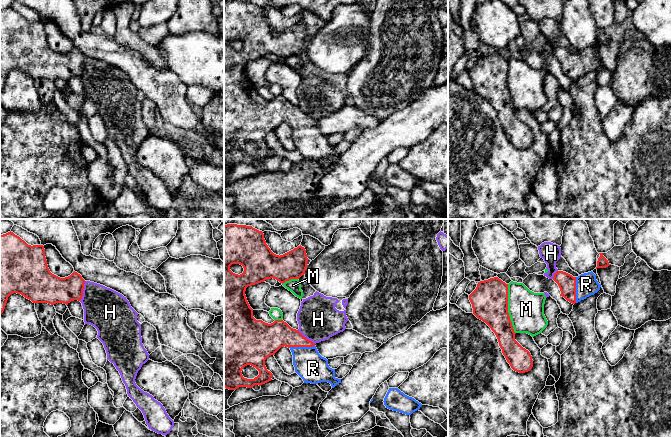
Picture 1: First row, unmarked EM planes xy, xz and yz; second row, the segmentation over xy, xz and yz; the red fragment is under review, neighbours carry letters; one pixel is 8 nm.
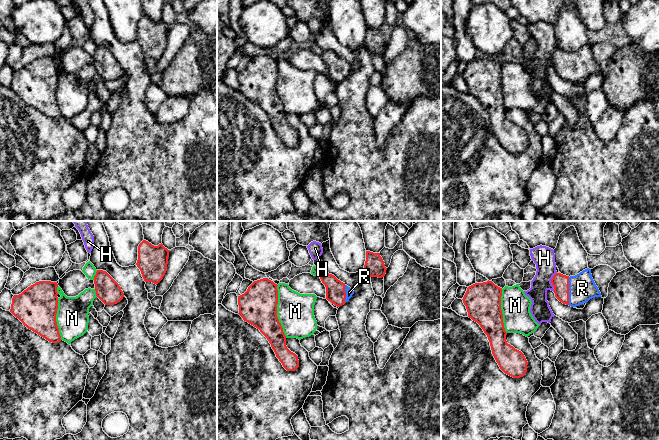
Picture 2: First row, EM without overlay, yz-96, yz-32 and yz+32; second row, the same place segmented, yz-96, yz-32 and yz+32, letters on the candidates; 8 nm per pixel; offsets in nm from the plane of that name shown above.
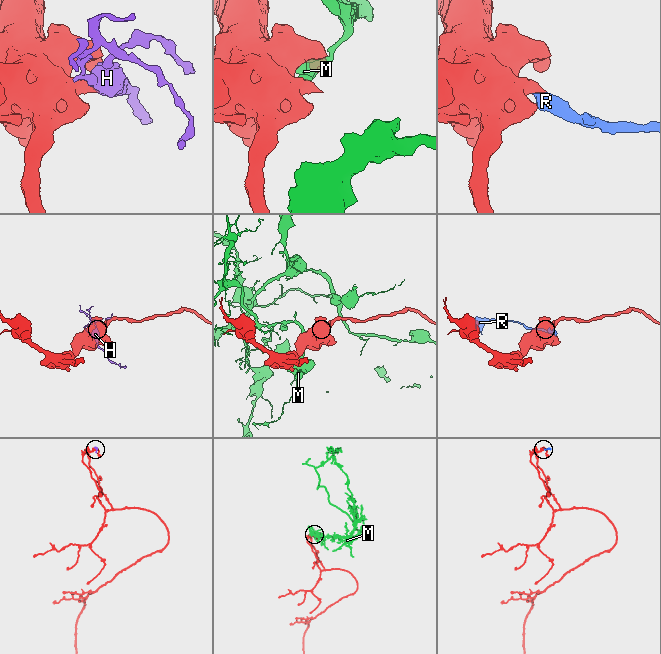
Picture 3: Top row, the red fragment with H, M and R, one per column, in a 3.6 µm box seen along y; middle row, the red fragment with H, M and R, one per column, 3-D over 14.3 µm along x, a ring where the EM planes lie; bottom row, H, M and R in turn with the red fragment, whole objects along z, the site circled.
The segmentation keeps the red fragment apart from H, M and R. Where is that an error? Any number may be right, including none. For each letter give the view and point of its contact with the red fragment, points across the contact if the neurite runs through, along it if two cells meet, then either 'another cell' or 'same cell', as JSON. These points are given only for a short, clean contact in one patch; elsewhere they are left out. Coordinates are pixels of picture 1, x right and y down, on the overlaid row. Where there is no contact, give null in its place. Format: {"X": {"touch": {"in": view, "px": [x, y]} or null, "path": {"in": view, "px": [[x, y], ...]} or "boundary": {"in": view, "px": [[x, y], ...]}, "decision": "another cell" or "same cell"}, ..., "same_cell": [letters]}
{"H": {"touch": {"in": "xy", "px": [82, 291]}, "boundary": {"in": "xy", "px": [[85, 281], [83, 295], [79, 300]]}, "decision": "another cell"}, "M": {"touch": {"in": "yz", "px": [507, 309]}, "decision": "another cell"}, "R": {"touch": {"in": "yz", "px": [575, 290]}, "decision": "same cell"}, "same_cell": ["R"]}

